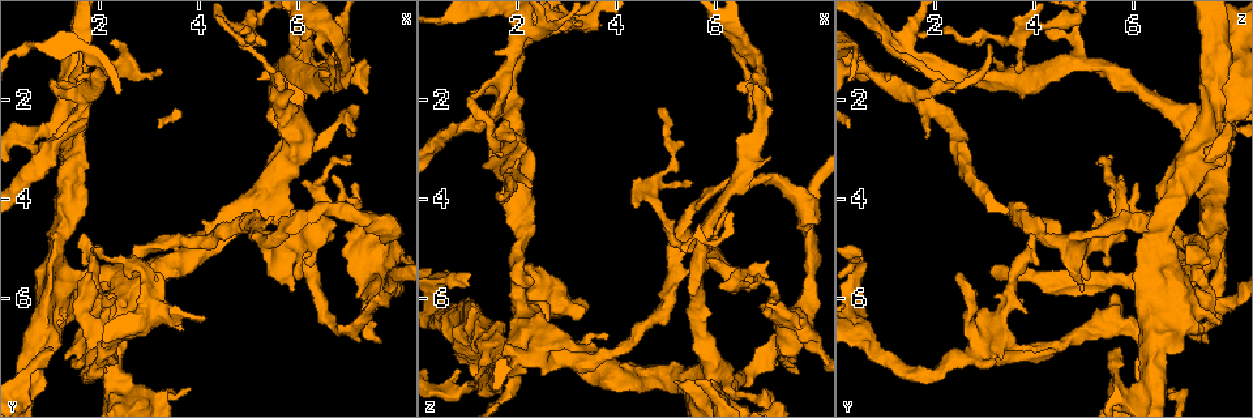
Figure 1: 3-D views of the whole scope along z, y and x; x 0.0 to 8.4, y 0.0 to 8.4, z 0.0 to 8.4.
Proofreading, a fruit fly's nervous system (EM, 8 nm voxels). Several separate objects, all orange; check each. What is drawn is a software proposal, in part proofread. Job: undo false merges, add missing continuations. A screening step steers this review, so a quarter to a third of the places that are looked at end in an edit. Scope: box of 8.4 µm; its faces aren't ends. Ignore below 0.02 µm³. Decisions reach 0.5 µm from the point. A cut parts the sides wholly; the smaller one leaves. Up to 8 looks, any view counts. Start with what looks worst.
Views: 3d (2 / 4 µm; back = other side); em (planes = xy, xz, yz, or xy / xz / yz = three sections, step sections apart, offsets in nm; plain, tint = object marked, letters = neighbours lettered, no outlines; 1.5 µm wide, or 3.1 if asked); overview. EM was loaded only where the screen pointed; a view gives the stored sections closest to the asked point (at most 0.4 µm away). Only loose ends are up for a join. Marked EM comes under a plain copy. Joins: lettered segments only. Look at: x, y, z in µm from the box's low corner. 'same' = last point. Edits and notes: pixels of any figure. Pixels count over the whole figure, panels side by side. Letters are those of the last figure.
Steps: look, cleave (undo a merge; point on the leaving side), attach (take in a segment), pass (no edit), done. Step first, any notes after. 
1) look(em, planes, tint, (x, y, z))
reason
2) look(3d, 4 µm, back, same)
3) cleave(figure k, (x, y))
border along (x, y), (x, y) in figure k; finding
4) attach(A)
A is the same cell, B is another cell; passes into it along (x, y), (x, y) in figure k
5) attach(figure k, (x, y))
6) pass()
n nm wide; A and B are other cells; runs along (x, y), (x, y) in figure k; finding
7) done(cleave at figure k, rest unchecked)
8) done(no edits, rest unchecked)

look(em, xz, step 4, letters, (1.50, 7.40, 3.00))
branch stops here

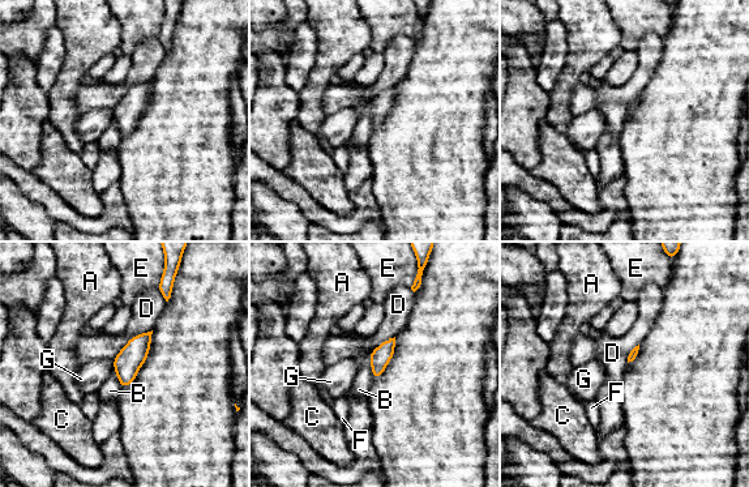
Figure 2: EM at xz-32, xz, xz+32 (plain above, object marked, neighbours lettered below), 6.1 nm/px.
look(em, planes, letters, same)

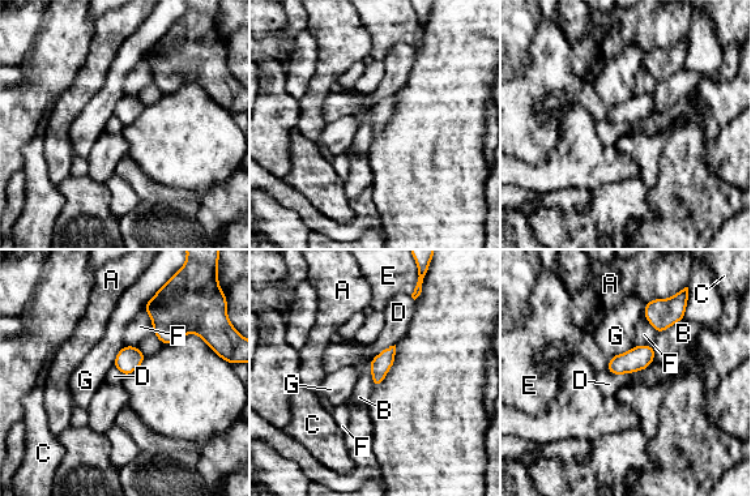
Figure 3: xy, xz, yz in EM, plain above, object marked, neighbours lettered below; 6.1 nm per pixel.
pass()
A, B, C, D, E, F and G are other cells; border along (395, 343), (370, 362), (372, 387) in figure 3; none of them fits

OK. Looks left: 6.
look(3d, 2 µm, (4.80, 0.65, 2.20))

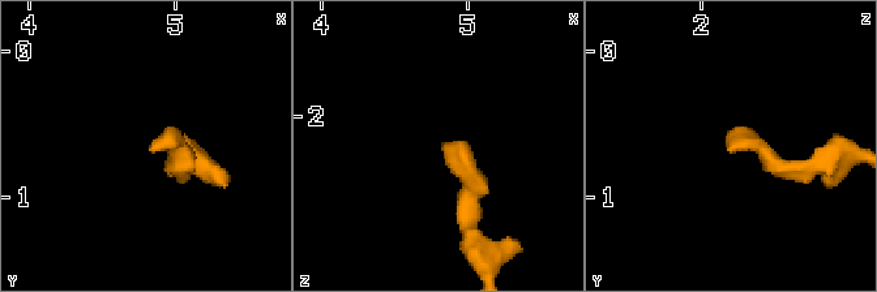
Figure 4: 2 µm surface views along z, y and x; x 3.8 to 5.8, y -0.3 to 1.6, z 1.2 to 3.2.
look(em, planes, letters, (4.84, 0.66, 2.20))
now the EM

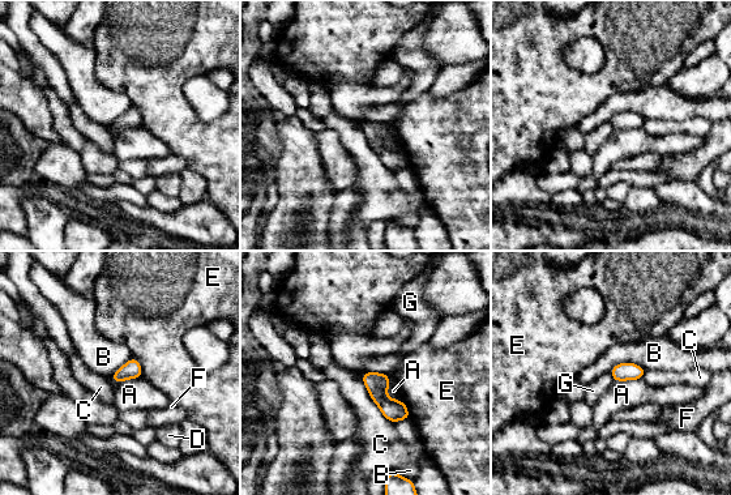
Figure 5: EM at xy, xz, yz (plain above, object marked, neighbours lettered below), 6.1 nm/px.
pass()
110 nm wide; A, B, C, D, E, F and G are other cells; border along (645, 370), (619, 362), (610, 372) in figure 5; no lettered segment goes on from it

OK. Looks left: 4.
look(3d, 2 µm, back, (1.70, 0.85, 3.15))
thin end

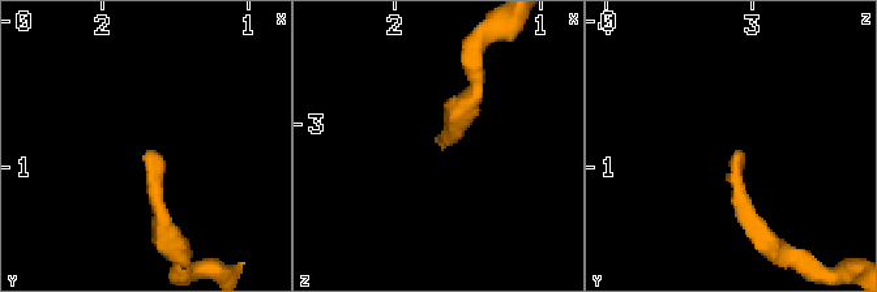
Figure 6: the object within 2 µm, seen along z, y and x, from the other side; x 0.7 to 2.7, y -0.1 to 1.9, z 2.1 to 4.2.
look(em, xz, step 4, tint, (1.72, 0.90, 3.10))
shape alone is not enough

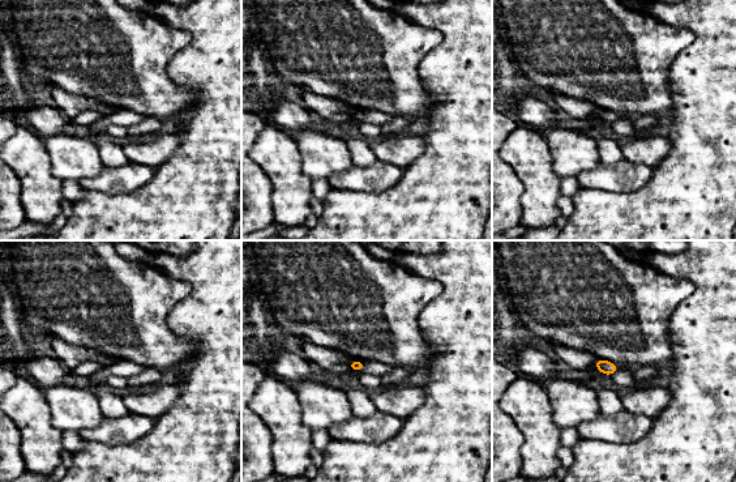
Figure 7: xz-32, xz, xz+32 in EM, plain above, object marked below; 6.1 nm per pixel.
look(em, planes, letters, same)
another direction

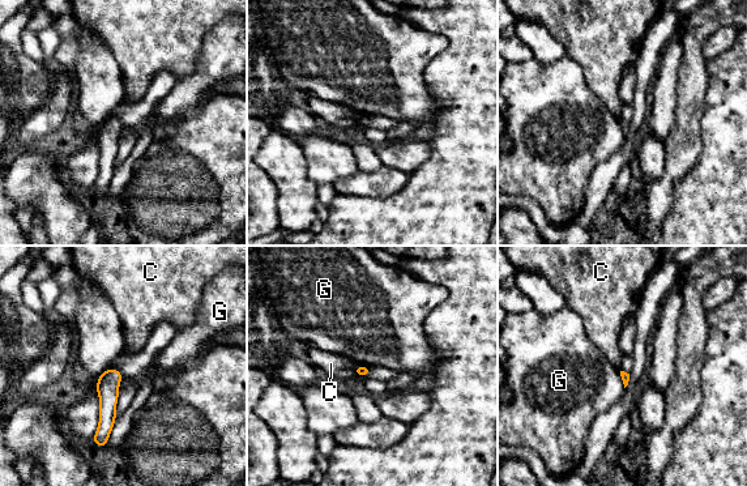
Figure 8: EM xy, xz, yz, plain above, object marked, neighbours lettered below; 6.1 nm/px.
pass()
C and G are other cells; runs along (112, 371), (99, 443) in figure 8; no lettered segment goes on from it

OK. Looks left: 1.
done(no edits, rest unchecked)

